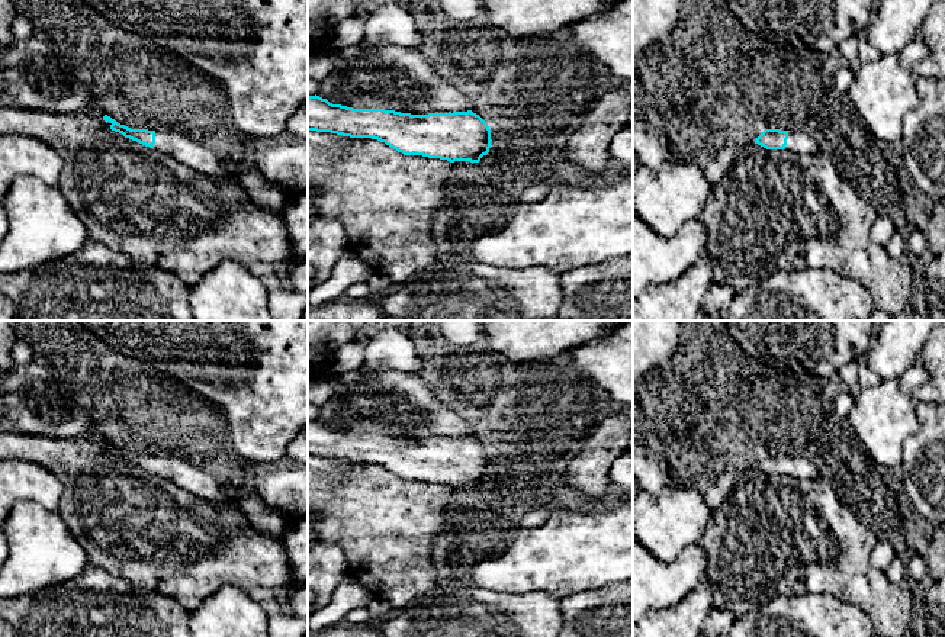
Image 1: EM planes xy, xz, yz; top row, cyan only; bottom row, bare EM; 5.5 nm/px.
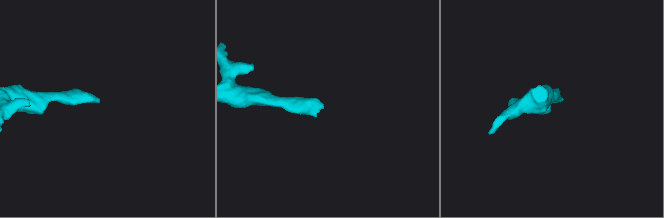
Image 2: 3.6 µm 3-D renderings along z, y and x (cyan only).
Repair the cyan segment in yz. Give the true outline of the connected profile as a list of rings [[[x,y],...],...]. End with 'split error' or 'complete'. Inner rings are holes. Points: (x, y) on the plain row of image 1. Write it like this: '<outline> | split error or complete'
[[[765,454],[755,469],[766,474],[787,474],[797,479],[819,477],[814,464],[801,456]]] | split error

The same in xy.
[[[107,440],[103,441],[103,445],[106,448],[110,447],[110,454],[122,459],[125,463],[168,479],[181,489],[186,489],[212,504],[222,504],[228,499],[222,486],[213,476],[189,461],[173,456],[131,454],[118,448]]] | split error

